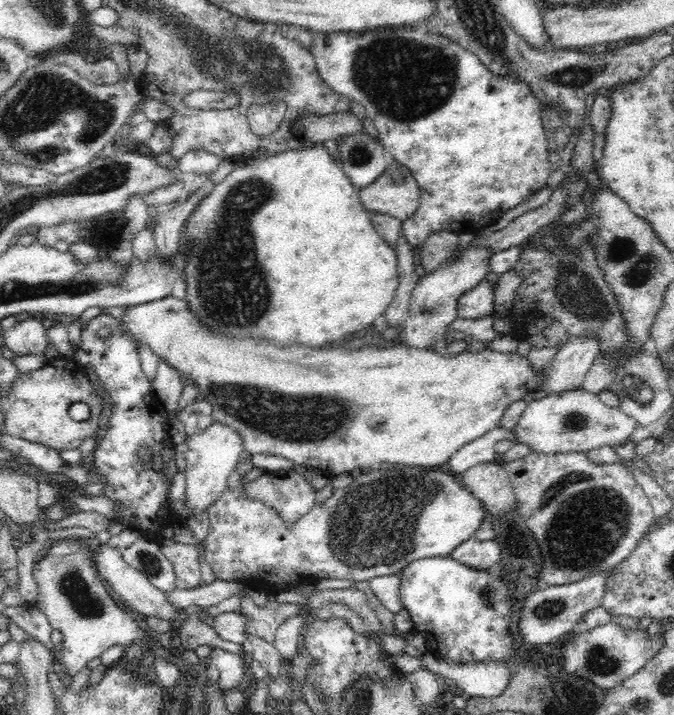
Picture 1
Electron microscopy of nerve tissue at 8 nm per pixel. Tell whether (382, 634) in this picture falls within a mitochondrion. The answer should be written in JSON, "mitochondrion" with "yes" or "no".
{"mitochondrion":"no"}

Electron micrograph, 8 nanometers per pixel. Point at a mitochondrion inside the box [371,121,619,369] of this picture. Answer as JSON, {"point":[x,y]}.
{"point":[576,293]}

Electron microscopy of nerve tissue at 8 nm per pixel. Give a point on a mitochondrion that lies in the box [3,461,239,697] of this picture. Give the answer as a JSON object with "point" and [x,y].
{"point":[78,594]}

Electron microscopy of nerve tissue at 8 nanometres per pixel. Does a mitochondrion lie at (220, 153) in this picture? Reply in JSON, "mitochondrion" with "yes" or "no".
{"mitochondrion":"no"}

